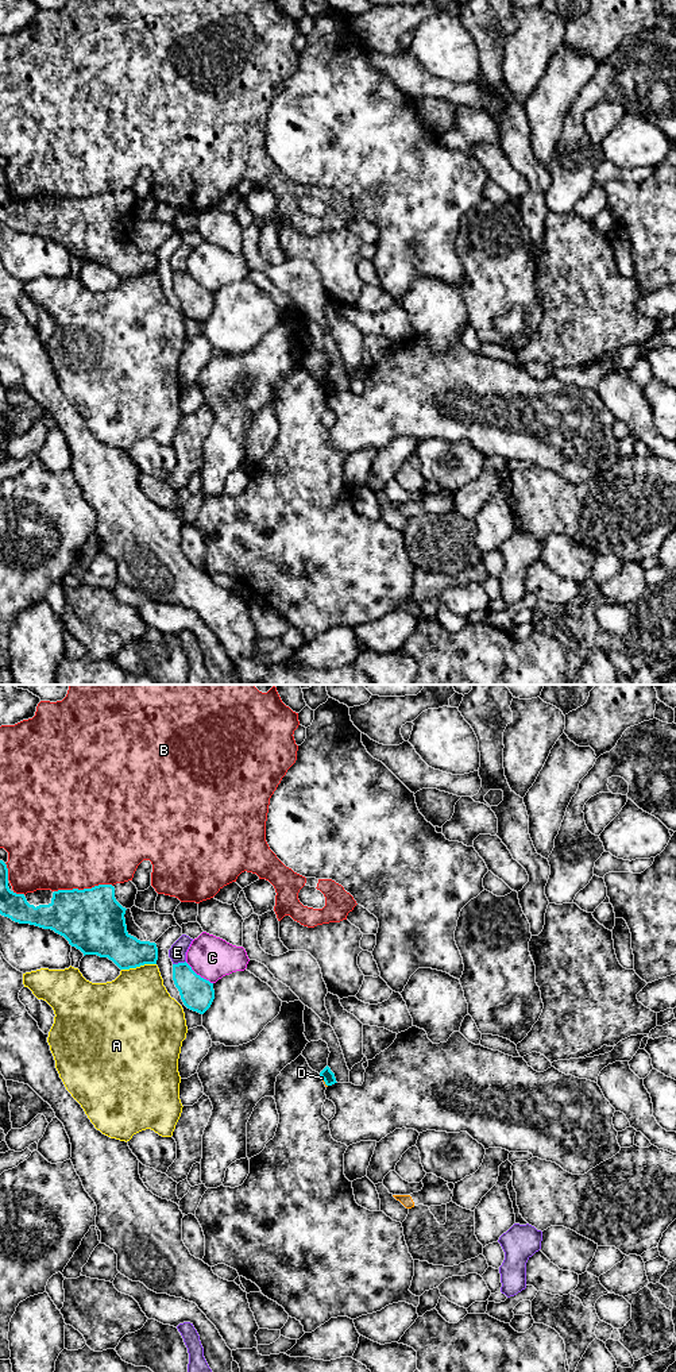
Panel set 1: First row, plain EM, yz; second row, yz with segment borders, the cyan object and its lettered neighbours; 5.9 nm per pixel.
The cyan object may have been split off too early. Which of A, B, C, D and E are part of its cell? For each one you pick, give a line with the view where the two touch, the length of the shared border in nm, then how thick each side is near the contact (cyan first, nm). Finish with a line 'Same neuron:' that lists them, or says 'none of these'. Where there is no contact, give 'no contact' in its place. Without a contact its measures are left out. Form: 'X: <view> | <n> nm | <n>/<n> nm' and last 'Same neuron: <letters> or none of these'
Same neuron: none of these

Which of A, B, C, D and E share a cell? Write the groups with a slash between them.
A / B / C / D / E

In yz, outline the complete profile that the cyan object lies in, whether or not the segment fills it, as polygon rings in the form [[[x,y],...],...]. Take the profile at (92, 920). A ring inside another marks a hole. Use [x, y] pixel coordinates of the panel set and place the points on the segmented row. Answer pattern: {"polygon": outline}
{"polygon": [[[0,860],[0,914],[19,924],[30,924],[51,929],[63,936],[72,947],[85,955],[108,957],[120,970],[136,968],[144,964],[157,964],[158,948],[155,943],[140,941],[127,932],[125,907],[115,898],[112,885],[98,885],[92,889],[58,890],[53,893],[49,905],[30,905],[24,894],[16,894],[8,887],[8,868]]]}

